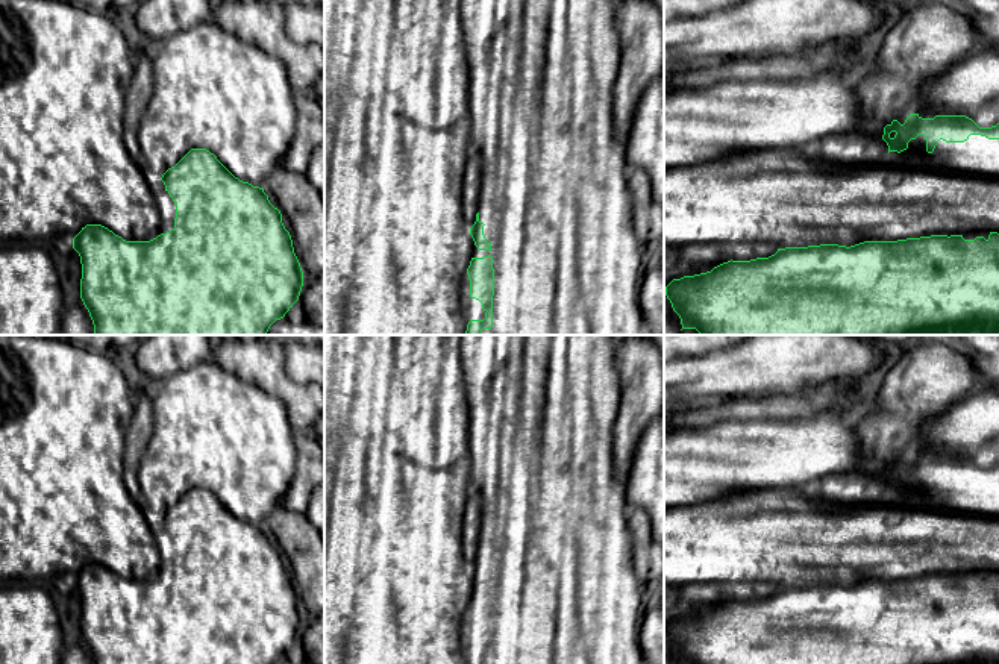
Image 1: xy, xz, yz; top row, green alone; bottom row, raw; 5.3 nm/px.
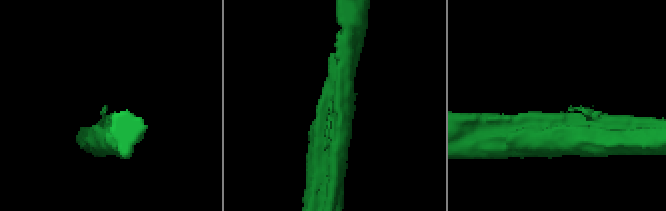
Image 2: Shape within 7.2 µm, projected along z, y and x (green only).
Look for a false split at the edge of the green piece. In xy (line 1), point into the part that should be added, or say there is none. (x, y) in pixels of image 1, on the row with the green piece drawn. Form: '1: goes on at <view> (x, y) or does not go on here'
1: does not go on here

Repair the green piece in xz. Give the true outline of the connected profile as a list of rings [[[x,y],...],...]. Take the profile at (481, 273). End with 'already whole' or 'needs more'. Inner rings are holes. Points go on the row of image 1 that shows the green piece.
[[[493,256],[471,258],[467,268],[470,279],[470,297],[482,303],[484,320],[470,320],[465,335],[482,335],[484,329],[493,327],[493,296],[494,296],[494,268]]]; already whole

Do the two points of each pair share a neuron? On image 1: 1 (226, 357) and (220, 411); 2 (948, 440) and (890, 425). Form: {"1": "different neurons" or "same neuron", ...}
{"1": "different neurons", "2": "different neurons"}

